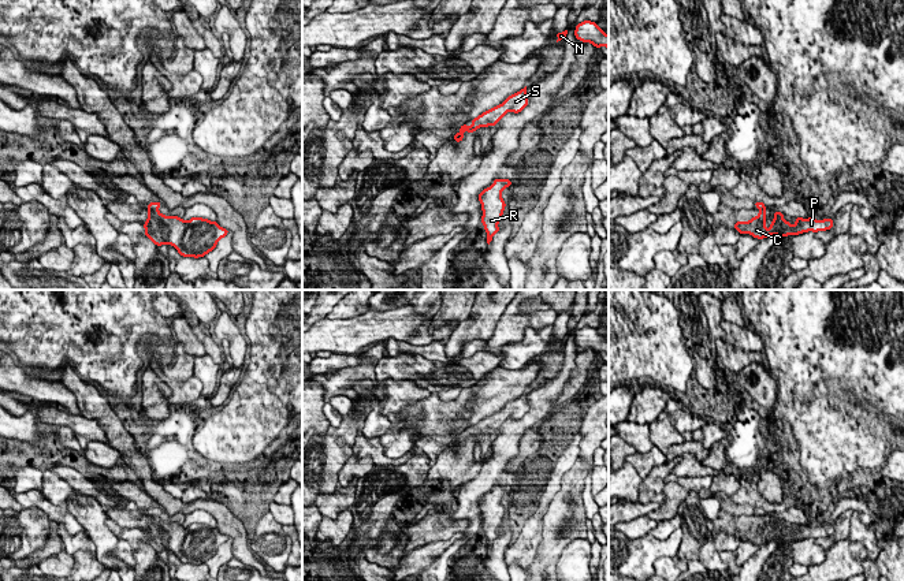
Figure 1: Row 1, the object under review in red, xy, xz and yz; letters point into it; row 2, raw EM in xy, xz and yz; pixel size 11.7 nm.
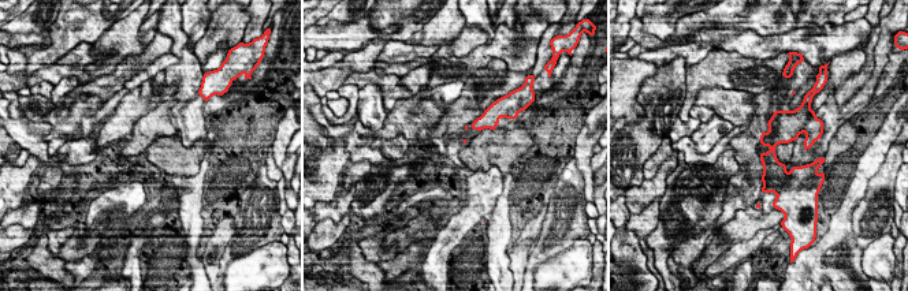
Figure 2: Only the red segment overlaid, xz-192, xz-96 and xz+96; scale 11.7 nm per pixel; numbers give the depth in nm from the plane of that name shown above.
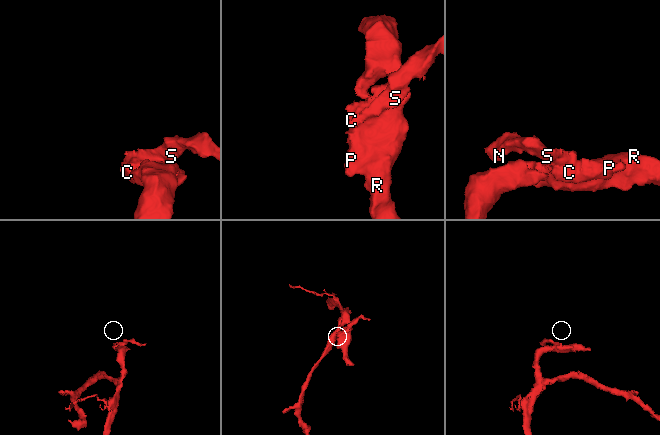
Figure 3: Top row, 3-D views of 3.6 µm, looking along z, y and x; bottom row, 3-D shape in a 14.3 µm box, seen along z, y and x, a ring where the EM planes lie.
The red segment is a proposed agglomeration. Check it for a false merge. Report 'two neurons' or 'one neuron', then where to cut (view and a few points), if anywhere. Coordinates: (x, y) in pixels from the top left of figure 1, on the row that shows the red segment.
two neurons; cut in xz along (457, 133), (462, 137)

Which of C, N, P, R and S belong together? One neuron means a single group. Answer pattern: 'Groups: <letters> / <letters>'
Groups: C P R / N S

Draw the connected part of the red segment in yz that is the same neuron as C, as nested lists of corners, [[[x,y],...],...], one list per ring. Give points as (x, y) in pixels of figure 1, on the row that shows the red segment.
[[[766,208],[759,209],[759,215],[752,217],[748,221],[736,221],[734,230],[737,230],[741,235],[749,234],[759,241],[767,238],[773,234],[777,237],[788,237],[788,235],[799,235],[803,232],[818,232],[833,228],[833,219],[816,220],[814,217],[803,219],[796,217],[796,223],[792,226],[789,221],[784,220],[784,213],[774,212],[774,220],[771,226],[766,227]]]

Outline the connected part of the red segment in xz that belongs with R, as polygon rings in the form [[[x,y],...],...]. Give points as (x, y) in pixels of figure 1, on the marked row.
[[[495,179],[490,187],[484,189],[479,194],[479,201],[483,211],[481,223],[487,231],[488,245],[492,241],[492,237],[499,231],[498,223],[502,220],[502,215],[506,206],[502,198],[502,191],[510,185],[510,179]]]

